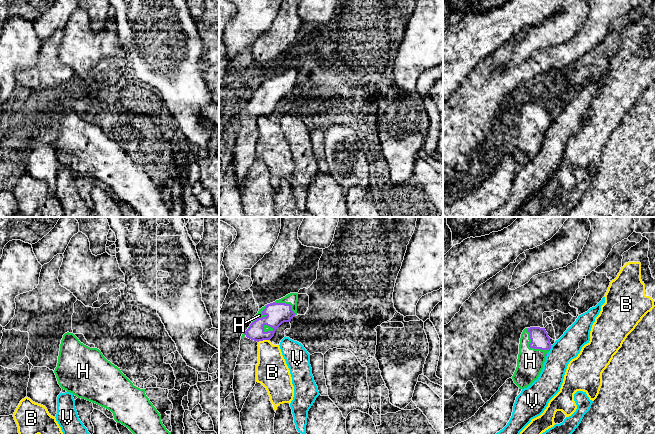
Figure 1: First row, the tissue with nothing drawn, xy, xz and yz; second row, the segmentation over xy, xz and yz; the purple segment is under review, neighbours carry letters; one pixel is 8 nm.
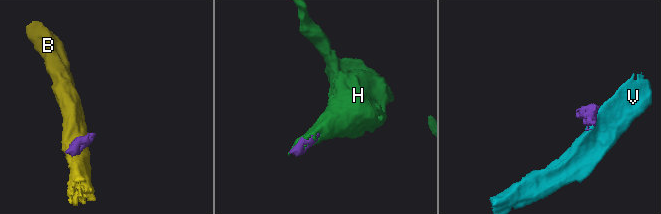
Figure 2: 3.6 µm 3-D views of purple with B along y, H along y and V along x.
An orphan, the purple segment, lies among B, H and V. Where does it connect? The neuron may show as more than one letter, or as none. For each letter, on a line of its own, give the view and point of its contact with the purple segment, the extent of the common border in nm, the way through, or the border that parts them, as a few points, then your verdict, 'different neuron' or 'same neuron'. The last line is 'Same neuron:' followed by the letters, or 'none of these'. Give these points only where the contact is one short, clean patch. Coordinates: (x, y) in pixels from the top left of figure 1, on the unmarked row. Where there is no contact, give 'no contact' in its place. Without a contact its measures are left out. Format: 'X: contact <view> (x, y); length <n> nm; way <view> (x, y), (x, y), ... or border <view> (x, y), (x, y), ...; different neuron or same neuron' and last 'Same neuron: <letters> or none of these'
B: contact xz (263, 115); length 90 nm; border xz (268, 115), (258, 118); different neuron
H: contact yz (530, 123); length 260 nm; same neuron
V: contact yz (550, 124); length 60 nm; border yz (552, 121), (549, 127); different neuron
Same neuron: H

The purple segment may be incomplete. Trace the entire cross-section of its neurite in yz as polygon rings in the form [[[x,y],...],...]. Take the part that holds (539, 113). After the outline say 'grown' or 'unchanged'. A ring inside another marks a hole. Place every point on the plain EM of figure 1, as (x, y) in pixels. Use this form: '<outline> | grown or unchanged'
[[[525,104],[521,110],[517,143],[512,152],[514,159],[524,165],[538,155],[551,125],[545,104]]] | grown

